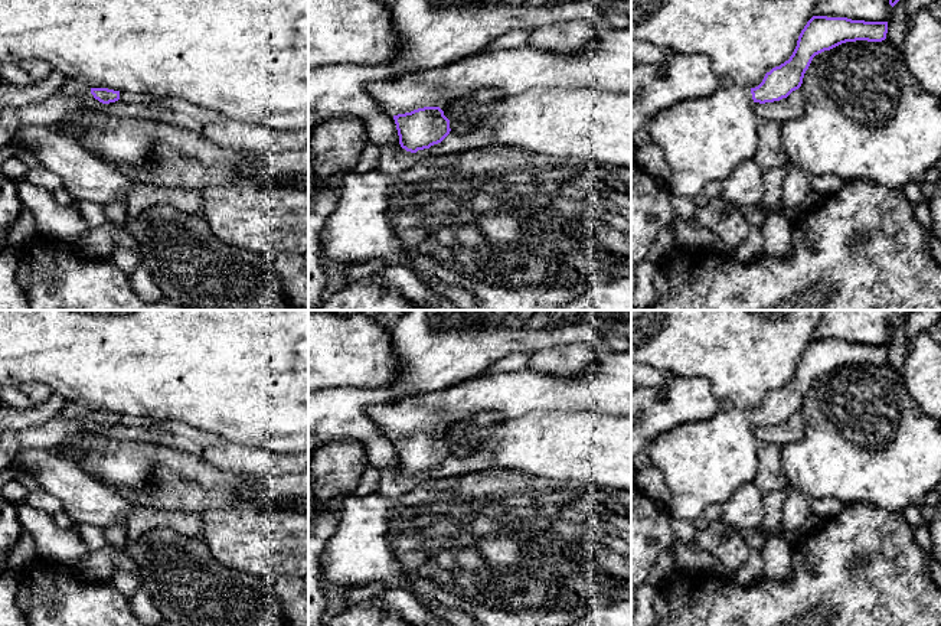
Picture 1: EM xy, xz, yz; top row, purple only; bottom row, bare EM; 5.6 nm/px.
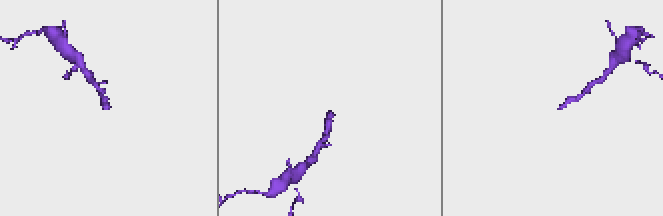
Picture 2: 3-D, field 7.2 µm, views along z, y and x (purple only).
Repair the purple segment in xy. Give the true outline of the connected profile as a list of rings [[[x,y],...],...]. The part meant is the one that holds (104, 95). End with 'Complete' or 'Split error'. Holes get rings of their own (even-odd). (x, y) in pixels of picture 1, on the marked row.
[[[71,79],[65,81],[65,84],[61,88],[61,92],[72,98],[94,97],[102,104],[110,104],[120,100],[120,91],[108,88],[89,88],[88,85]]]. Split error

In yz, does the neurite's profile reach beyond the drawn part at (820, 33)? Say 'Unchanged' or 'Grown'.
Grown

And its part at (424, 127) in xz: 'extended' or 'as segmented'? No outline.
extended

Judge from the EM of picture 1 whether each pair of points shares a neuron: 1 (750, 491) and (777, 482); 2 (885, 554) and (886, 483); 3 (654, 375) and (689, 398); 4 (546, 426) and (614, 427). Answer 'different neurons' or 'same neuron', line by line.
1: different neurons
2: different neurons
3: different neurons
4: same neuron

